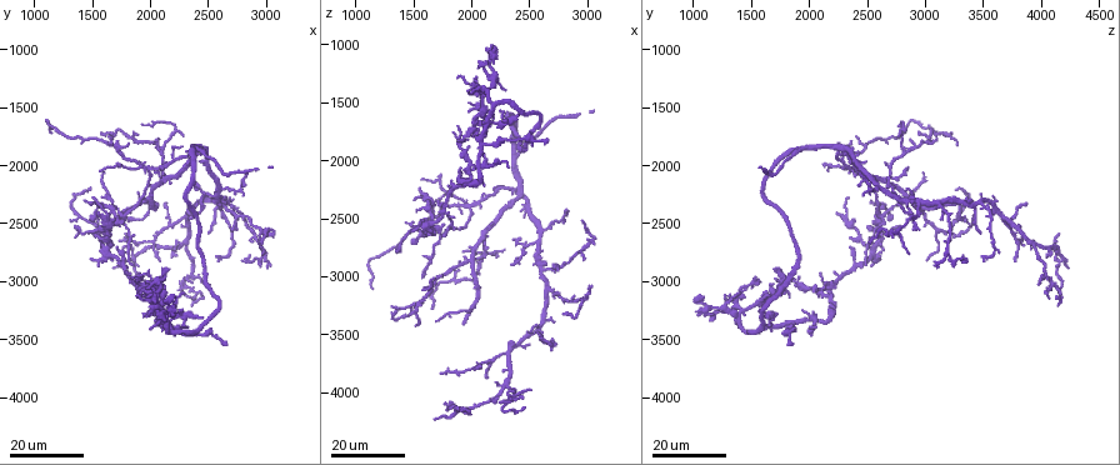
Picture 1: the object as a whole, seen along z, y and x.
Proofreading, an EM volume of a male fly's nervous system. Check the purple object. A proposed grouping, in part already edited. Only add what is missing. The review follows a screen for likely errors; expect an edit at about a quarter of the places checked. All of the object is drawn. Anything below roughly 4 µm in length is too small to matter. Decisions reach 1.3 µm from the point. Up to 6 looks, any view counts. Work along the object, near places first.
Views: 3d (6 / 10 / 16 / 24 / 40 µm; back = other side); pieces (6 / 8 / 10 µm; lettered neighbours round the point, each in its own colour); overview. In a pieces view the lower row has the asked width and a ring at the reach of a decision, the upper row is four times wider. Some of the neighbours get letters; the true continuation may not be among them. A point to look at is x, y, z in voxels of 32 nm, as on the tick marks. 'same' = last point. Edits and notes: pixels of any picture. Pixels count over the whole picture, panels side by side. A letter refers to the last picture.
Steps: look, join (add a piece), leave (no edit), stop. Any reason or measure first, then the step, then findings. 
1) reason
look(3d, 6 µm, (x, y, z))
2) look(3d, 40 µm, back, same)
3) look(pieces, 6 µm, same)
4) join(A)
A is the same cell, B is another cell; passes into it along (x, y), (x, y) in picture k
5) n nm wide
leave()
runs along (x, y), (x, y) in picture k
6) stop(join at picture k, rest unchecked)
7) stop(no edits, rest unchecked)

tapers out
look(3d, 24 µm, (2500, 2600, 3460))

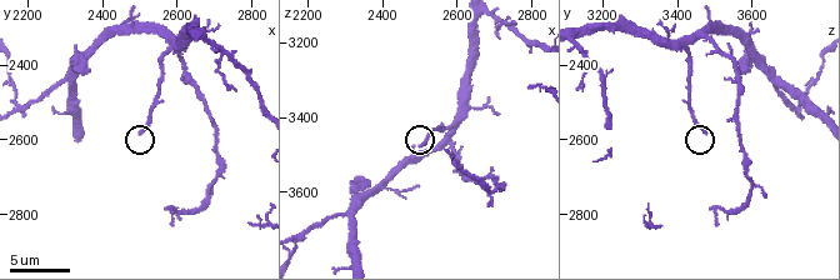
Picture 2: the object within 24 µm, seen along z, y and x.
see the neighbours
look(pieces, 8 µm, (2510, 2580, 3470))

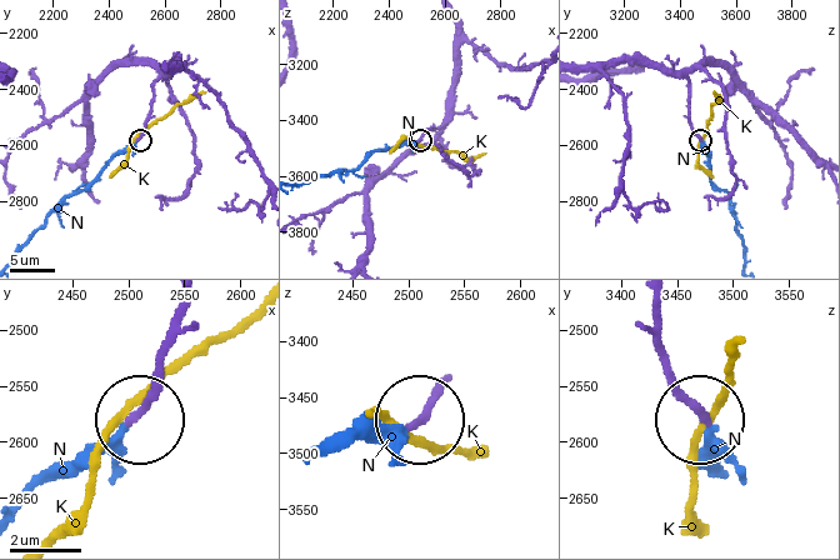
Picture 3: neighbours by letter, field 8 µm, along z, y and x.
join(N)
N is the same cell, K is another cell; the neuron continues

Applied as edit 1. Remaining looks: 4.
look(overview)

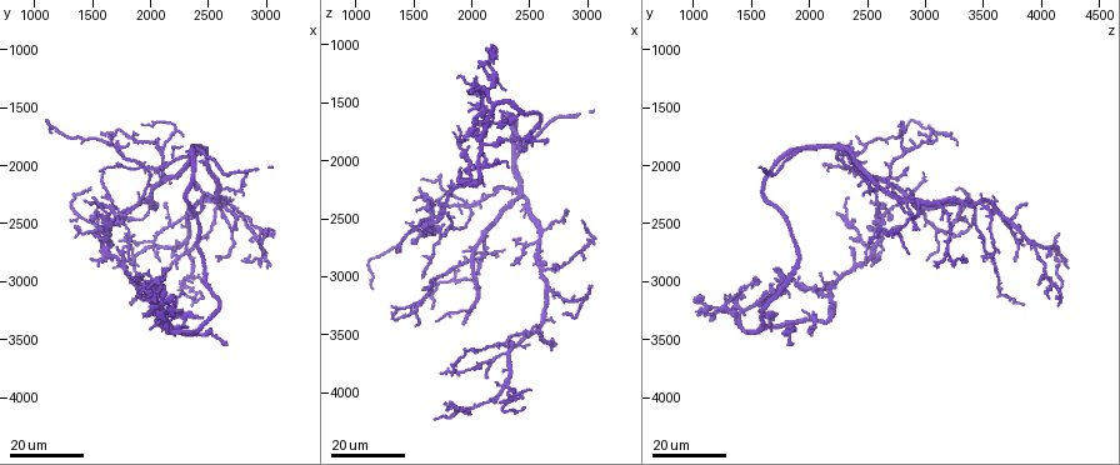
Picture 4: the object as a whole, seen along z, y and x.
an open end
look(3d, 24 µm, (2320, 2440, 2880))

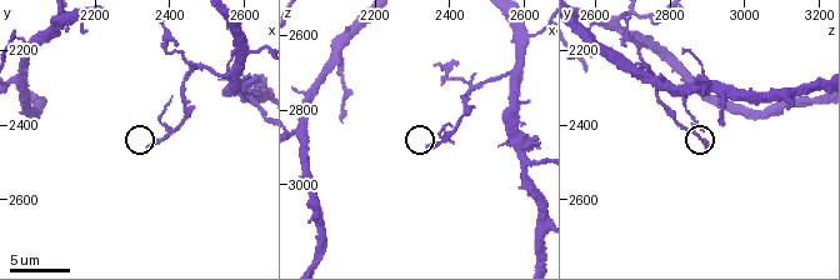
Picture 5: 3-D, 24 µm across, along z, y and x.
look(pieces, 10 µm, (2350, 2460, 2900))

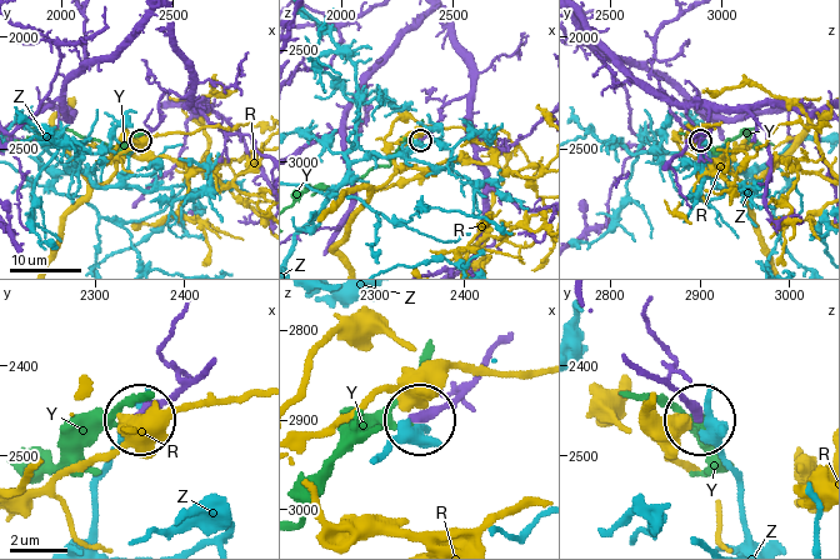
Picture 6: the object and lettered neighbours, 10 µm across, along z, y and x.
leave()
R, Y and Z are other cells; runs along (643, 366), (698, 418) in picture 6; none of them fits

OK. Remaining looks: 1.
stop(join at picture 3, rest unchecked)

